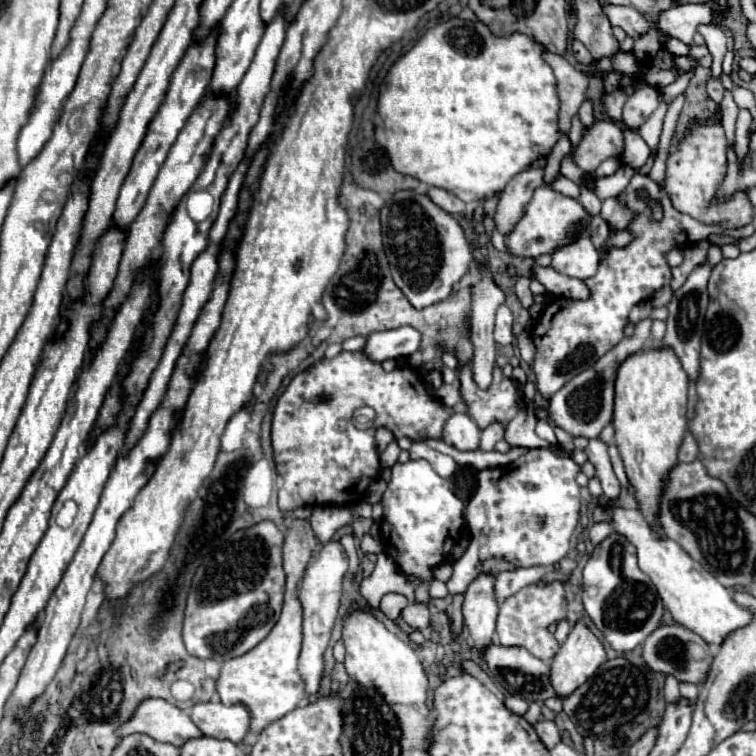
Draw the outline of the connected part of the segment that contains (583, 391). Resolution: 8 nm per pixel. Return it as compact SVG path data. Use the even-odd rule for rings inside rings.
M645 319L639 325L635 325L633 337L625 337L619 345L607 351L595 365L591 365L591 369L585 369L583 373L575 375L571 381L567 381L567 385L563 385L563 389L559 389L559 393L551 397L551 403L549 403L551 421L557 427L565 429L573 437L587 437L587 439L593 439L601 433L601 429L613 419L613 395L615 395L613 385L617 377L617 367L629 355L639 353L645 347L645 337L641 339L641 335L649 333L649 325L651 325L651 319Z

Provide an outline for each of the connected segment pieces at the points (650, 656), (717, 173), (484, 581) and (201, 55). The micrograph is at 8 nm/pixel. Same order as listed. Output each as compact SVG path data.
M661 625L661 629L655 629L651 637L643 643L643 659L645 663L663 675L673 675L679 683L701 683L705 681L707 673L711 671L711 661L713 661L713 649L695 633L683 629L681 625Z
M697 121L691 123L687 135L679 141L677 149L667 157L665 169L665 191L671 197L671 203L677 211L691 215L703 223L721 223L725 227L743 227L751 223L754 211L745 192L736 193L729 200L722 203L711 203L719 183L723 181L725 173L725 133L721 123L701 125Z
M481 573L467 589L463 601L463 625L469 631L471 645L479 653L493 643L497 601L493 595L493 575Z
M215 29L211 35L207 35L207 39L203 43L191 43L185 57L181 59L179 67L175 69L173 77L171 77L171 85L169 85L169 91L167 91L167 97L165 97L165 103L159 107L157 115L153 117L153 121L149 123L149 129L147 129L147 135L133 159L133 165L131 165L131 171L121 187L121 193L119 193L119 199L117 199L117 207L115 207L115 213L113 213L113 225L117 229L129 229L131 221L135 221L135 217L139 215L139 211L143 209L145 201L147 201L147 195L149 195L149 189L171 149L171 145L175 143L177 135L179 135L179 129L183 129L183 121L187 121L187 117L191 115L191 109L195 109L195 105L199 105L199 101L203 99L205 95L205 87L211 79L211 73L213 73L213 65L215 65L215 41L217 41L217 35L219 35L219 29Z

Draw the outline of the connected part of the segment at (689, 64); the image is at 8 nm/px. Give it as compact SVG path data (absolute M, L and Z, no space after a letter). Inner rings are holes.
M678 56L673 57L673 63L675 63L675 67L679 69L679 73L685 73L685 71L691 71L695 66L700 65L700 61L695 61L695 59L691 59L688 56Z

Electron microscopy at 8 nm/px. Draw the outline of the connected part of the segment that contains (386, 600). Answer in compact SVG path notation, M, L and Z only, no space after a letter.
M387 593L383 595L381 599L381 611L391 619L395 621L401 613L401 609L407 605L407 599L403 595L397 595L397 593Z

